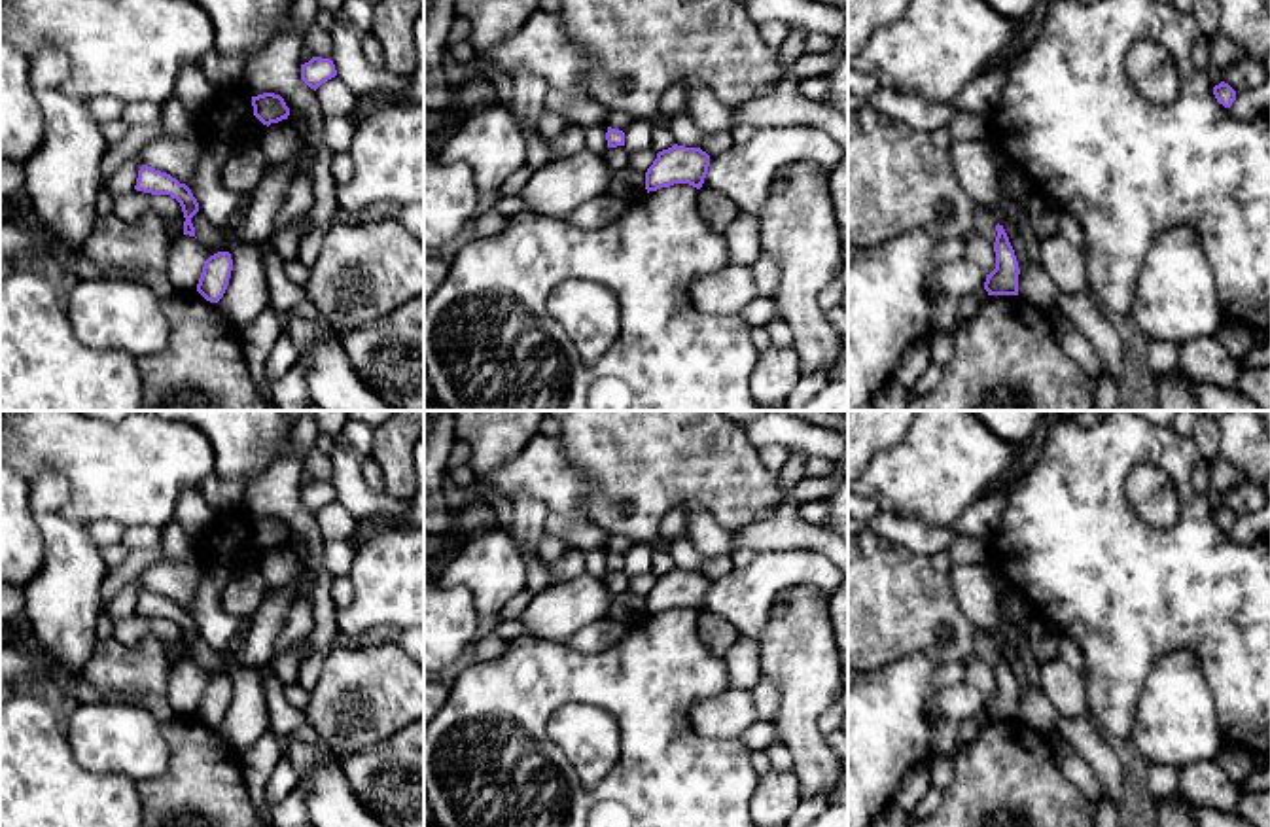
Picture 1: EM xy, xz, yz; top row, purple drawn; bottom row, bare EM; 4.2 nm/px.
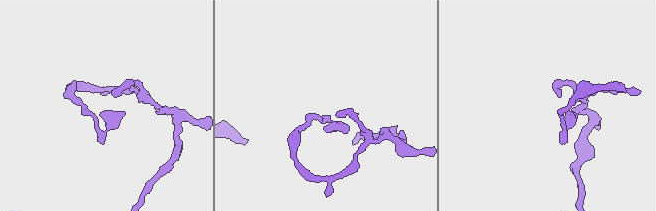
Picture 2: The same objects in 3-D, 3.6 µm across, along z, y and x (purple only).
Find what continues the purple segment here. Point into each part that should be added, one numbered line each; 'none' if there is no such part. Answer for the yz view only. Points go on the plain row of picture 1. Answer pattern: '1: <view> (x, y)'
none

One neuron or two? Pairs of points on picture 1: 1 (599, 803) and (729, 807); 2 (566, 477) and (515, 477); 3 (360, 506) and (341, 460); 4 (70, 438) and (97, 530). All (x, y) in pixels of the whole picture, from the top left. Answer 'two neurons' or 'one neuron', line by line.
1: one neuron
2: one neuron
3: one neuron
4: two neurons

